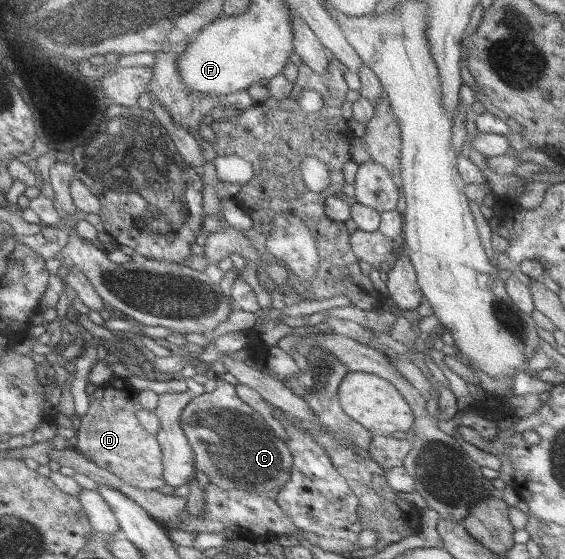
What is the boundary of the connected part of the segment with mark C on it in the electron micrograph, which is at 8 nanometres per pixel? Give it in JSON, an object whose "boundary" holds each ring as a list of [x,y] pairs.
{"boundary":[[[217,378],[216,387],[210,391],[210,393],[203,393],[198,395],[198,397],[191,397],[190,401],[182,408],[182,413],[179,415],[178,423],[184,436],[186,437],[188,446],[190,447],[191,453],[193,454],[193,467],[202,471],[204,475],[208,478],[208,481],[212,485],[220,486],[220,489],[228,489],[234,487],[240,487],[246,490],[256,490],[256,492],[264,492],[271,490],[272,488],[279,490],[284,483],[288,481],[290,468],[292,468],[291,456],[286,448],[285,443],[277,439],[270,427],[264,423],[262,417],[258,415],[256,411],[250,408],[246,403],[244,403],[240,398],[235,395],[234,386],[225,383],[224,381]]]}

